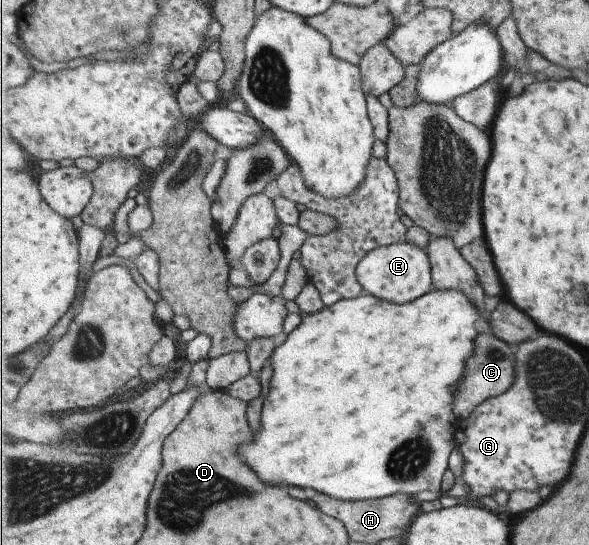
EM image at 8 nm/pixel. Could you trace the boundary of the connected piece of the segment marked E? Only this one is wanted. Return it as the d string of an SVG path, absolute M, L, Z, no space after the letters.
M408 241L381 246L370 251L358 265L357 275L365 293L398 304L415 301L435 289L430 255L426 248Z

